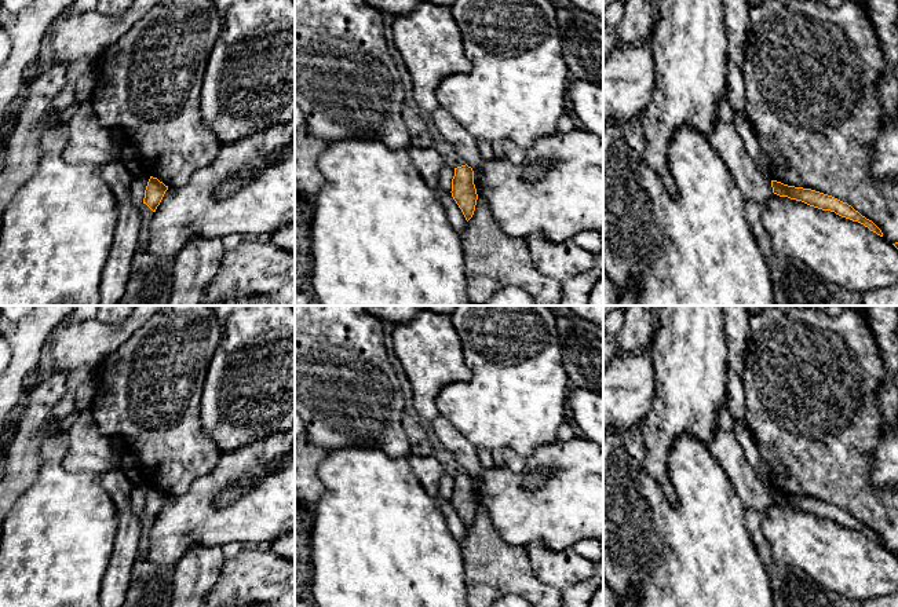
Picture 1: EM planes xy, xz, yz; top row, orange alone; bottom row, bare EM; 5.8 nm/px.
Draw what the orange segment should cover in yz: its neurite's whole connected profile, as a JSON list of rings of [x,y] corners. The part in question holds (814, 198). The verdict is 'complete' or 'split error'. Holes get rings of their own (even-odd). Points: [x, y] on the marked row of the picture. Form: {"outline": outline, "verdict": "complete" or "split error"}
{"outline": [[[771,180],[773,193],[780,197],[788,197],[791,200],[802,201],[810,206],[831,211],[836,215],[850,219],[853,222],[858,222],[868,227],[870,231],[883,237],[881,230],[869,219],[862,216],[858,211],[855,211],[847,202],[843,202],[832,195],[803,187],[788,186],[777,180]]], "verdict": "complete"}

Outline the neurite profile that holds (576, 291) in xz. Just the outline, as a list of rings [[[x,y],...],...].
[[[603,249],[592,253],[595,267],[562,284],[559,306],[588,306],[589,293],[598,278],[603,274]]]

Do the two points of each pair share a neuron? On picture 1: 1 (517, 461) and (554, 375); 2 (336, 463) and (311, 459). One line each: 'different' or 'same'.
1: different
2: different

